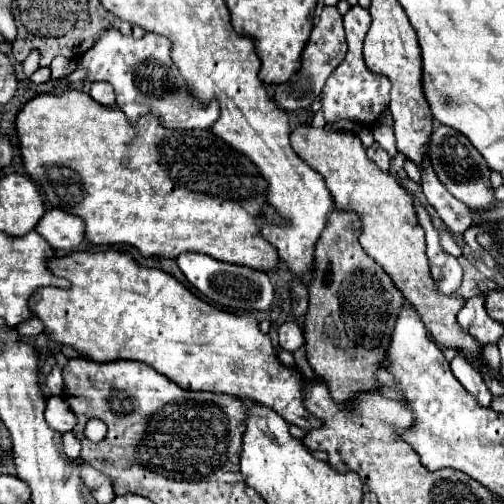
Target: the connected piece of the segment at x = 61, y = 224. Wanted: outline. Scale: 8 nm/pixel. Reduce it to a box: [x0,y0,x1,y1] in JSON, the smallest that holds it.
[35,209,83,249]

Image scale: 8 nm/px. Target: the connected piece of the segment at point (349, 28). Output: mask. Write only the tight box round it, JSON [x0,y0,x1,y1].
[321,5,391,125]

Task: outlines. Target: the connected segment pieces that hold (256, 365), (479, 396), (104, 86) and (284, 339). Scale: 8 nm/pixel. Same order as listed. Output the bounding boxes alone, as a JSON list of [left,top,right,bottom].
[[29,251,319,431],[451,355,493,407],[89,83,115,105],[279,321,303,351]]

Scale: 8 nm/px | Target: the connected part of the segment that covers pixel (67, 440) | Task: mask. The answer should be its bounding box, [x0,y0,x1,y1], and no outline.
[61,433,81,459]

